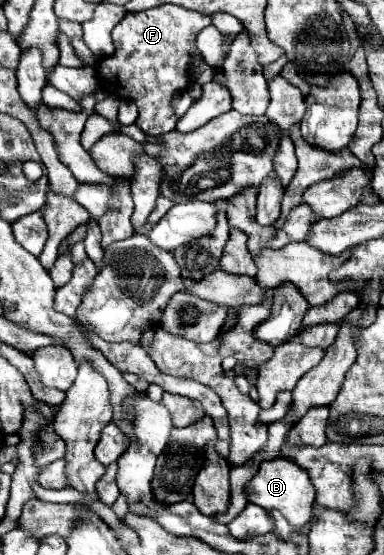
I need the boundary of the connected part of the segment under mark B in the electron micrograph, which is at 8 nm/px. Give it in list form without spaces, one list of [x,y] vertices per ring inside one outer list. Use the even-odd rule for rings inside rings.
[[[280,457],[274,461],[262,461],[258,467],[258,473],[246,485],[246,493],[248,493],[250,503],[260,505],[266,511],[278,509],[288,519],[288,523],[294,527],[300,527],[312,519],[316,491],[308,479],[308,473],[290,459]]]

